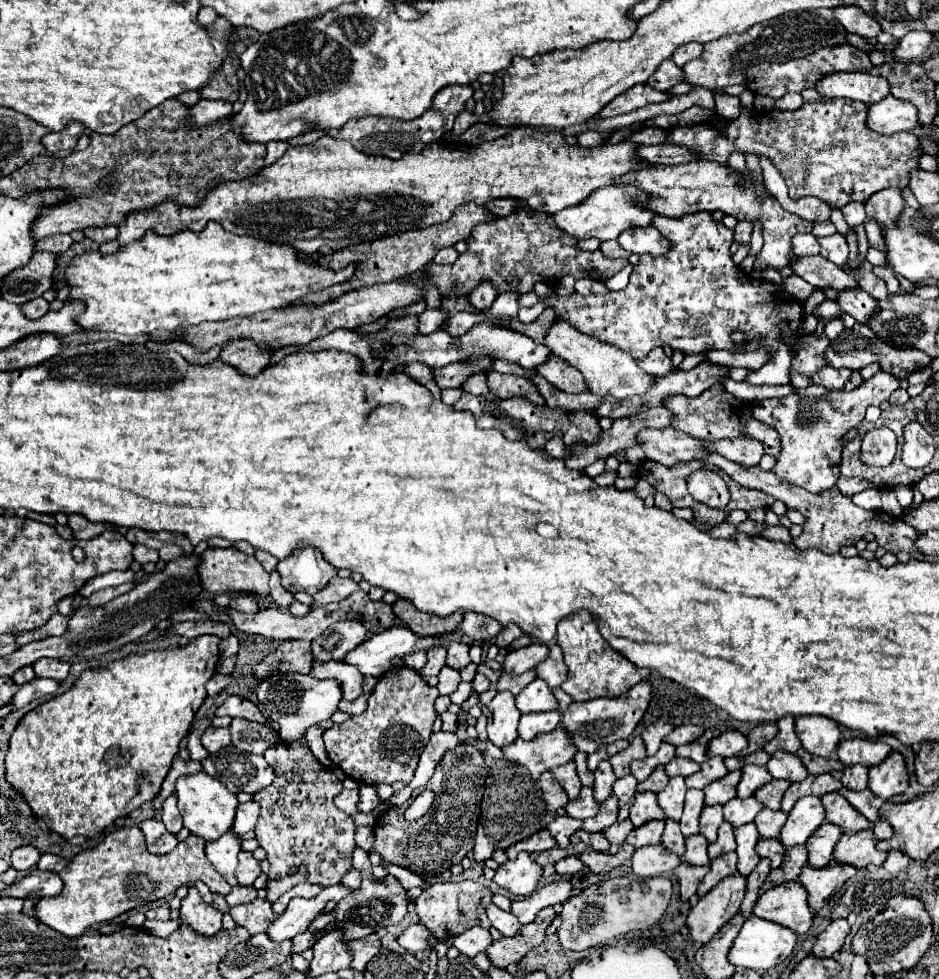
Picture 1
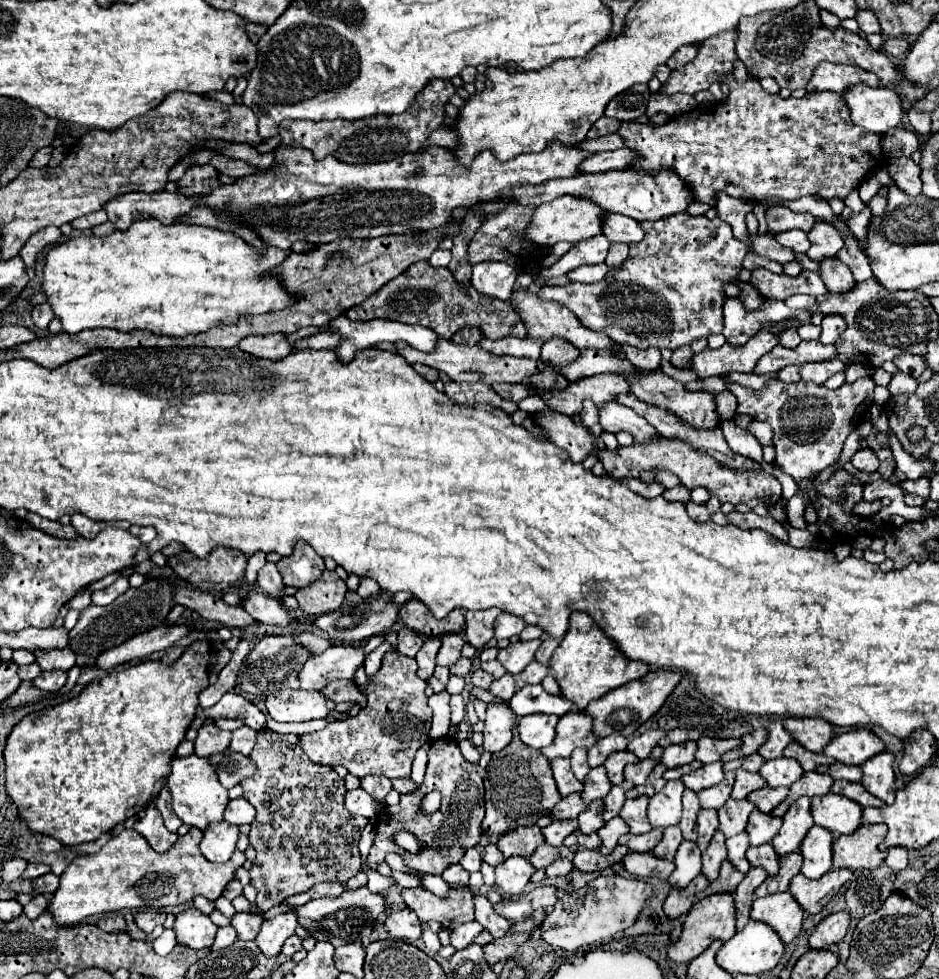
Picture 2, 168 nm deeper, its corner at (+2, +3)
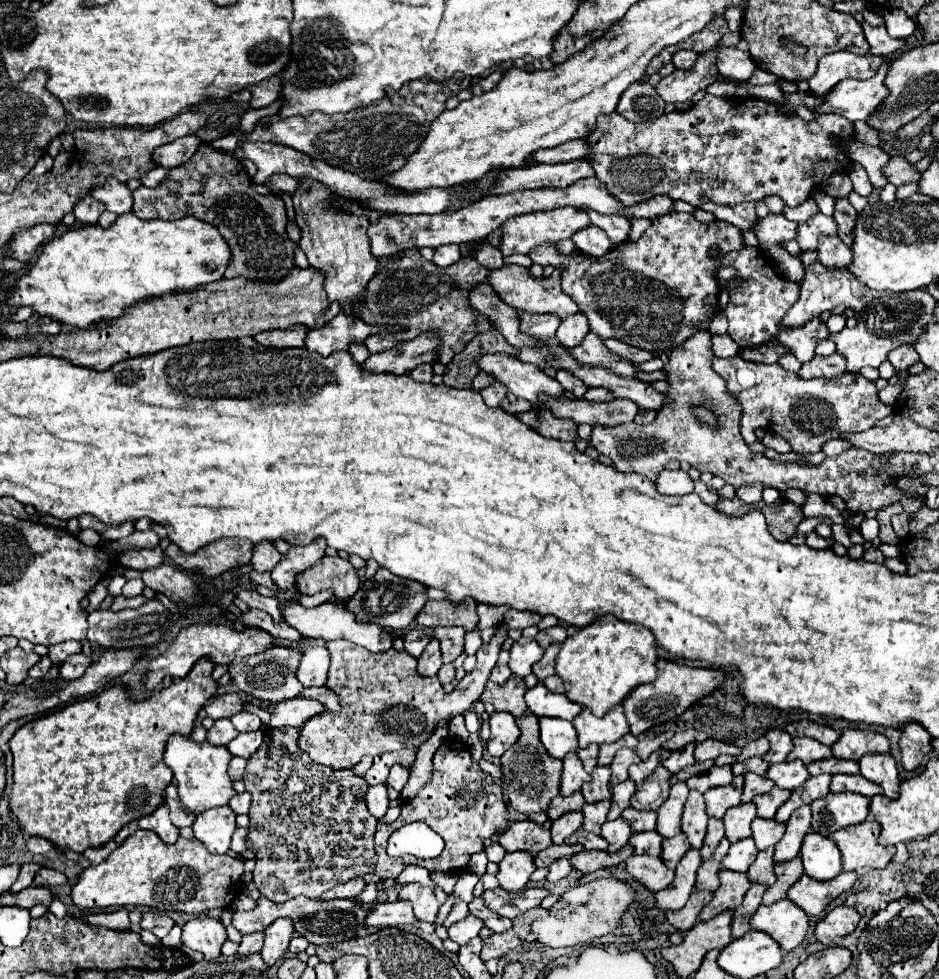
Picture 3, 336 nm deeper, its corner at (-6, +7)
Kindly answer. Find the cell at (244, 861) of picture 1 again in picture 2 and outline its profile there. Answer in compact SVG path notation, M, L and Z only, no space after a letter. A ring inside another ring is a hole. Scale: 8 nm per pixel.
M191 828L185 836L179 836L171 850L159 854L139 832L123 830L119 836L109 838L97 854L79 856L67 866L61 886L49 902L49 914L57 924L71 926L87 916L123 908L167 908L193 902L195 896L217 900L227 882L233 880L235 870L243 866L245 854L237 850L229 862L213 864L199 852L199 838L201 830Z

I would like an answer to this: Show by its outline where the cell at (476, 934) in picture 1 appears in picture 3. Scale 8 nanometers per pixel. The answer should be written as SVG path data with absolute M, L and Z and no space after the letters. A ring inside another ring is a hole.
M469 914L469 916L465 916L465 918L459 920L459 922L455 922L455 924L449 928L449 938L451 938L453 942L457 942L457 944L467 944L469 940L473 940L473 938L479 934L479 930L481 930L483 926L485 926L485 924L483 924L481 918Z

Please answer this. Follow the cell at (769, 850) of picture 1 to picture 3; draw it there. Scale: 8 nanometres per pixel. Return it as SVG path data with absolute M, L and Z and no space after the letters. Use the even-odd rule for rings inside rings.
M767 848L767 850L761 850L757 854L757 860L751 864L751 868L747 870L747 876L751 882L763 882L767 886L775 884L777 876L773 872L773 866L775 866L775 860L773 860L773 848Z

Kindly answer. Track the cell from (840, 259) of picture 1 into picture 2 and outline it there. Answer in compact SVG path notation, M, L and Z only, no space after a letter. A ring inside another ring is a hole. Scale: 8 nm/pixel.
M815 222L815 226L811 228L811 232L807 234L809 236L809 250L807 250L807 256L811 260L821 260L825 256L835 256L841 246L843 246L843 238L839 234L839 230L829 224L829 222Z

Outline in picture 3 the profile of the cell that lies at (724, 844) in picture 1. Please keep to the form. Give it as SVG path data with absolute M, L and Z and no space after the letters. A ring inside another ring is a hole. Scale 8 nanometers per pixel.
M723 838L719 848L715 848L713 856L709 860L705 860L701 866L699 866L699 872L697 872L697 882L695 882L695 888L697 890L711 890L715 892L719 888L719 870L721 870L721 860L725 856L725 852L729 850L729 840Z

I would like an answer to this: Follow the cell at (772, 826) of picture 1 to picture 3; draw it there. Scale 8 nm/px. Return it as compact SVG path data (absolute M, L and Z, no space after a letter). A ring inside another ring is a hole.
M755 818L753 820L753 840L757 844L759 850L765 850L765 848L773 848L781 836L785 834L785 824L773 820L773 818Z

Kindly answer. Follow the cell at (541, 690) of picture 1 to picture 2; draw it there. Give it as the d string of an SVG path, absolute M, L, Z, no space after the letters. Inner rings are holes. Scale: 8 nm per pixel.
M537 684L537 686L525 686L519 692L515 692L515 696L509 700L509 706L519 718L523 718L527 714L537 714L537 712L563 716L569 710L573 710L575 704L565 700L563 696L553 696L545 692L543 686Z

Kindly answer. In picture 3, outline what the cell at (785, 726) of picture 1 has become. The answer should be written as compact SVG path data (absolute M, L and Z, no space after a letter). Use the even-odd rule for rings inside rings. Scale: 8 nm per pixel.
M771 728L771 730L765 732L765 736L769 738L771 748L763 756L763 760L767 760L769 764L783 762L787 758L787 754L793 750L793 738L785 730L781 730L781 728Z

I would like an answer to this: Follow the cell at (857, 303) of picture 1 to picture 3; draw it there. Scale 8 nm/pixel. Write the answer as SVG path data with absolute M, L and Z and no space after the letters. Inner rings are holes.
M821 236L821 244L817 248L817 260L827 268L845 270L851 262L851 250L841 244L839 236Z

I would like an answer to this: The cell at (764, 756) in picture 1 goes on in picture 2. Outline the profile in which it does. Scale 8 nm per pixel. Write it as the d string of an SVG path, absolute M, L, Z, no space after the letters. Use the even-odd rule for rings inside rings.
M751 754L751 756L745 756L745 758L741 758L741 768L743 770L747 770L747 772L759 772L759 768L763 766L763 758L759 756L759 754Z

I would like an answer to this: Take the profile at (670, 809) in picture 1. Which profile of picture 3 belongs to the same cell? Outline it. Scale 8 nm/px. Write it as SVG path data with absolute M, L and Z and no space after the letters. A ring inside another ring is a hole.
M677 782L671 786L669 798L657 810L657 832L663 838L675 836L681 832L681 814L687 800L689 788L685 782Z

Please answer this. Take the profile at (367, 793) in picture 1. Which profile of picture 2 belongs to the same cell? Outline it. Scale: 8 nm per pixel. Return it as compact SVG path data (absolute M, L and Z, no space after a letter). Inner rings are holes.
M365 776L361 780L361 788L369 792L377 802L383 802L385 796L391 792L391 780L385 776Z

